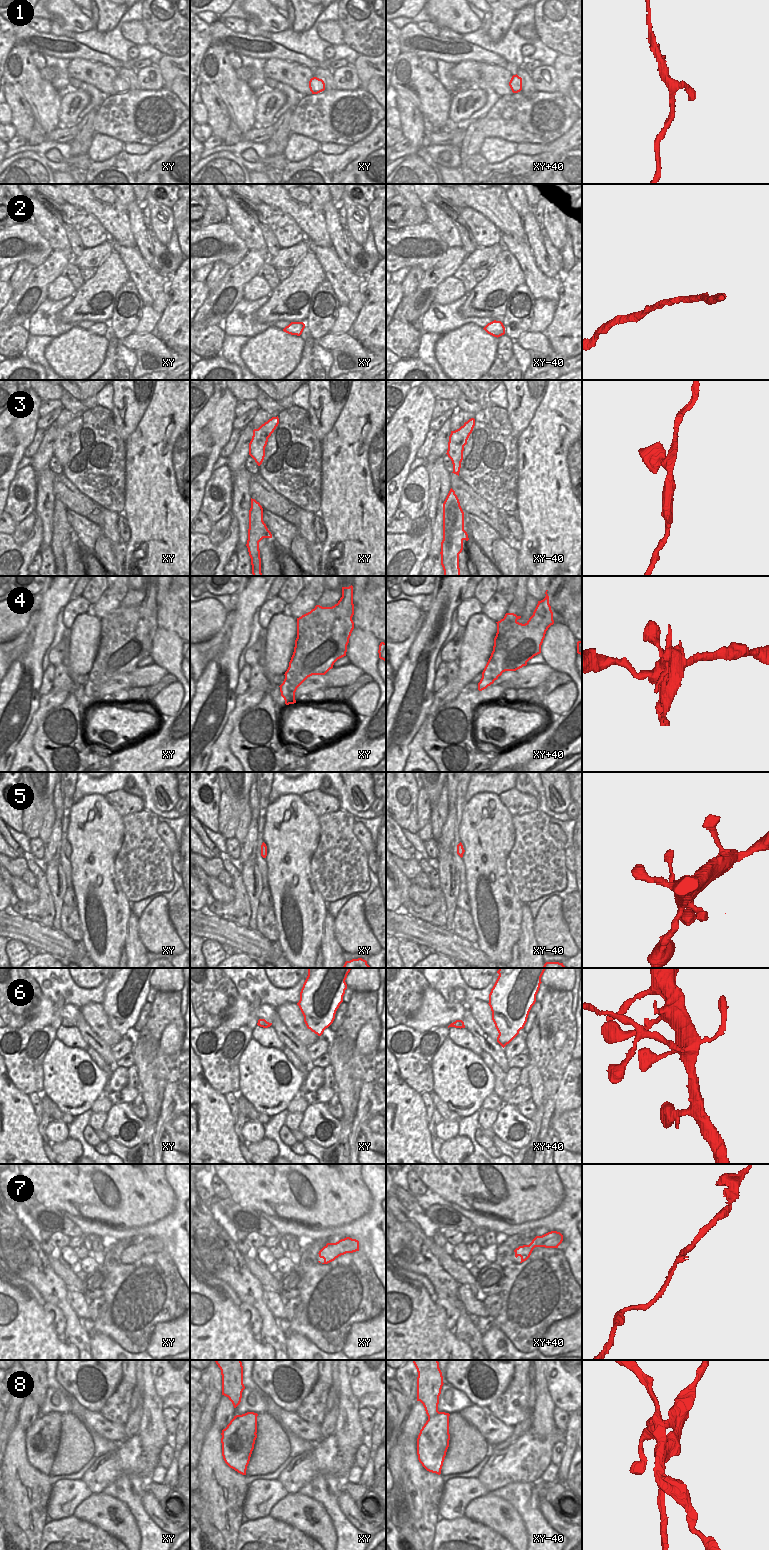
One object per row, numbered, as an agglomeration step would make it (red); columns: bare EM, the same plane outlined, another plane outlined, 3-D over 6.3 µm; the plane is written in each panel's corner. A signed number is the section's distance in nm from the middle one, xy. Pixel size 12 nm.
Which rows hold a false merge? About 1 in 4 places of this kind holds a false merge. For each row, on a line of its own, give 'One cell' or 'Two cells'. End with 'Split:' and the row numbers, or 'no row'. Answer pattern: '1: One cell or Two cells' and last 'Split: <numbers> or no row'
1: One cell
2: One cell
3: One cell
4: Two cells
5: One cell
6: Two cells
7: One cell
8: Two cells
Split: 4, 6, 8.

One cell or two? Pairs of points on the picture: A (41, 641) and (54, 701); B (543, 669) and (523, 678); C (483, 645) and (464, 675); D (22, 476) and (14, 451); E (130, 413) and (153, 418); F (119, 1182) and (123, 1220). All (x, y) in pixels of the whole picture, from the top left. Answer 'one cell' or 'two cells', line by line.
A: two cells
B: one cell
C: one cell
D: two cells
E: two cells
F: one cell

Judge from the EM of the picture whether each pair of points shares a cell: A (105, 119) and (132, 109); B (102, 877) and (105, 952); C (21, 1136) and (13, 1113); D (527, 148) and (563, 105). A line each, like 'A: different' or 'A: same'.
A: same
B: same
C: same
D: different

